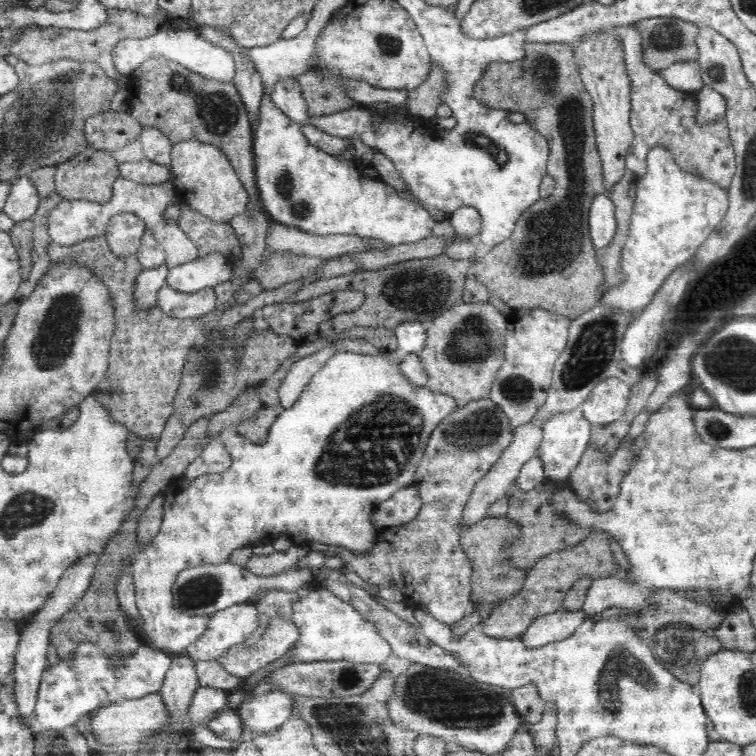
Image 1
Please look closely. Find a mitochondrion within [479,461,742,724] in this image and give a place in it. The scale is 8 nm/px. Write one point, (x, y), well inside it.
(622, 666)

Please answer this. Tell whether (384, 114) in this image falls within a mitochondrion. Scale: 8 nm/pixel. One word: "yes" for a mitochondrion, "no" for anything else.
no

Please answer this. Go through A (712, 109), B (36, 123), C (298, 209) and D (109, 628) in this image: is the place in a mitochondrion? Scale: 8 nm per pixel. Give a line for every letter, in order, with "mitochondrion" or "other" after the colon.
A: other
B: mitochondrion
C: mitochondrion
D: mitochondrion

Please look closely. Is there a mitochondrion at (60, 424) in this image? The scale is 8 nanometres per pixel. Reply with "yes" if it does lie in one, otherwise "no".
no

